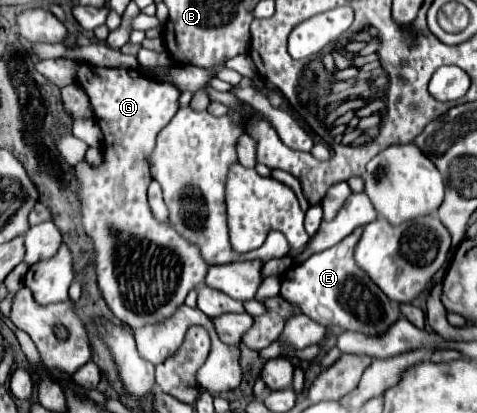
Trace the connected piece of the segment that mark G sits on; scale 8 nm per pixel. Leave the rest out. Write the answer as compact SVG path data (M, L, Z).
M77 62L77 84L89 96L93 106L95 122L103 132L105 160L101 166L93 168L85 160L75 166L77 178L81 182L81 206L83 206L83 226L87 236L95 244L95 272L97 282L109 310L129 324L133 330L145 324L161 322L171 316L187 298L187 294L197 288L209 270L209 264L201 258L199 250L179 238L171 226L157 222L147 204L147 186L153 180L149 172L149 154L155 148L155 138L167 126L167 122L179 110L179 90L167 82L159 82L141 70L129 68L101 68L87 62Z

